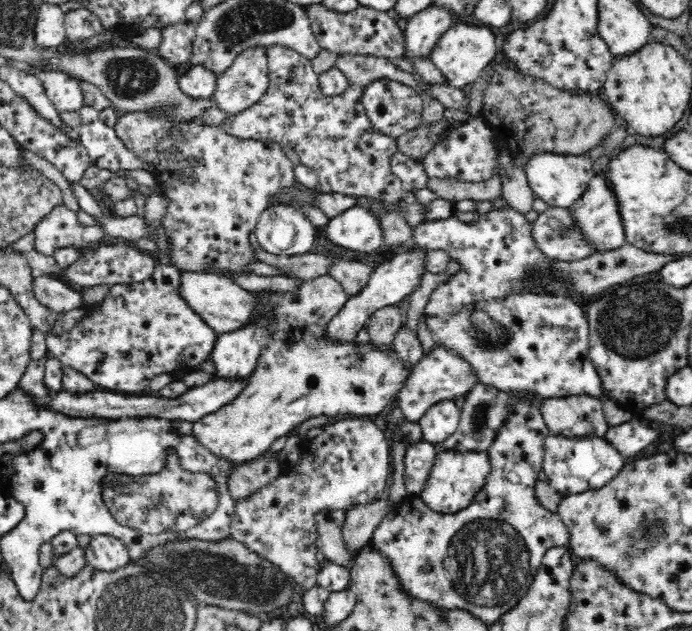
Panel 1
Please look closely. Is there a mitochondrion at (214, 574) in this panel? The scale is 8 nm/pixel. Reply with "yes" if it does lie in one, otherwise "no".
yes

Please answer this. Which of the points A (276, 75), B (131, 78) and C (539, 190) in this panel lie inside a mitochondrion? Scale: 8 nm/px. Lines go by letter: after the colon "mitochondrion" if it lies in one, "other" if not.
A: other
B: mitochondrion
C: other

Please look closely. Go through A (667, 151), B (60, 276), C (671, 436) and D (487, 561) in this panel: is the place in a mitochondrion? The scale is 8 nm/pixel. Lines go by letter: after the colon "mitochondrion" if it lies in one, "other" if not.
A: other
B: other
C: other
D: mitochondrion

